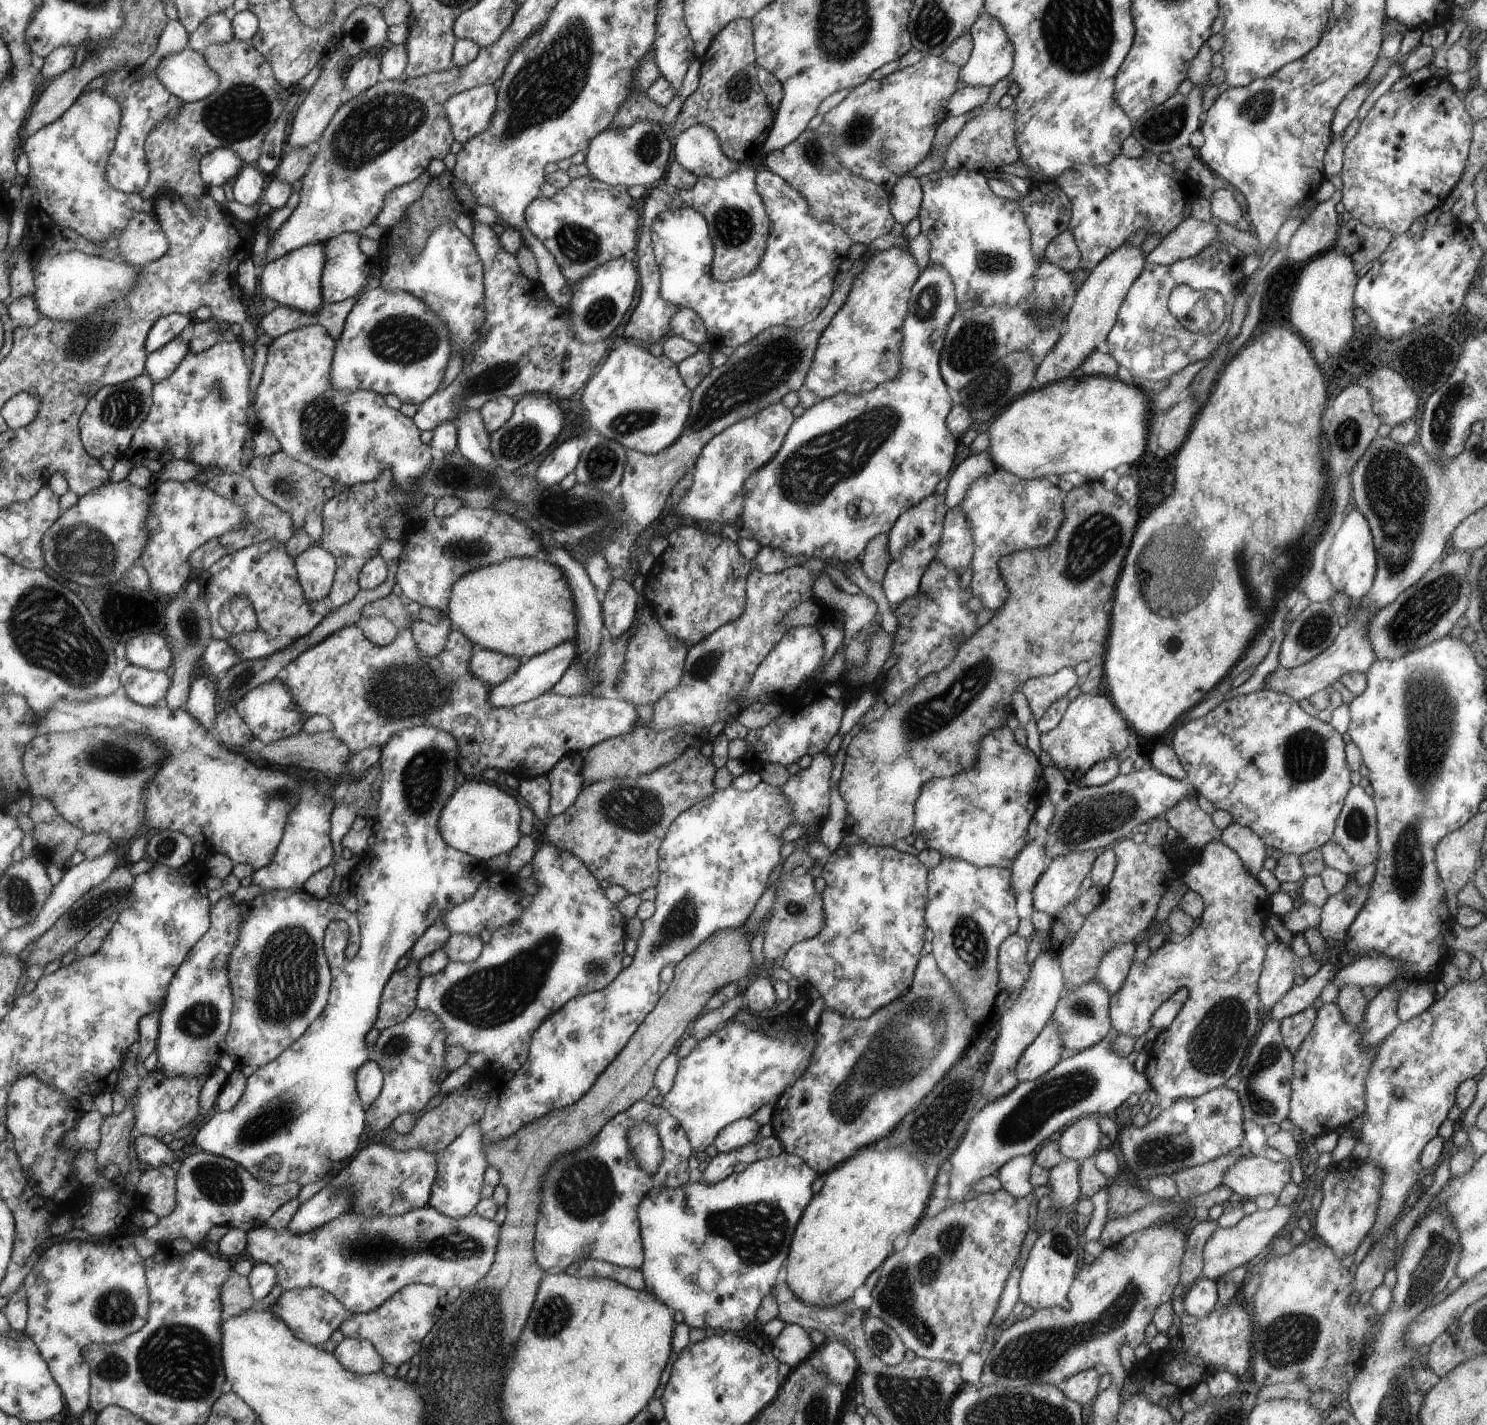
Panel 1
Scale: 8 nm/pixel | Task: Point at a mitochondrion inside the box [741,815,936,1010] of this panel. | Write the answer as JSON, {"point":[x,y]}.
{"point":[793,907]}

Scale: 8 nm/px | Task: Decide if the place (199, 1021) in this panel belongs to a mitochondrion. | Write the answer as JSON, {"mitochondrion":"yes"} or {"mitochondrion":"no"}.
{"mitochondrion":"yes"}

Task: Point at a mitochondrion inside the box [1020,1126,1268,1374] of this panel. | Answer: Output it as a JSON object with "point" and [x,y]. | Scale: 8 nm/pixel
{"point":[1165,1151]}

